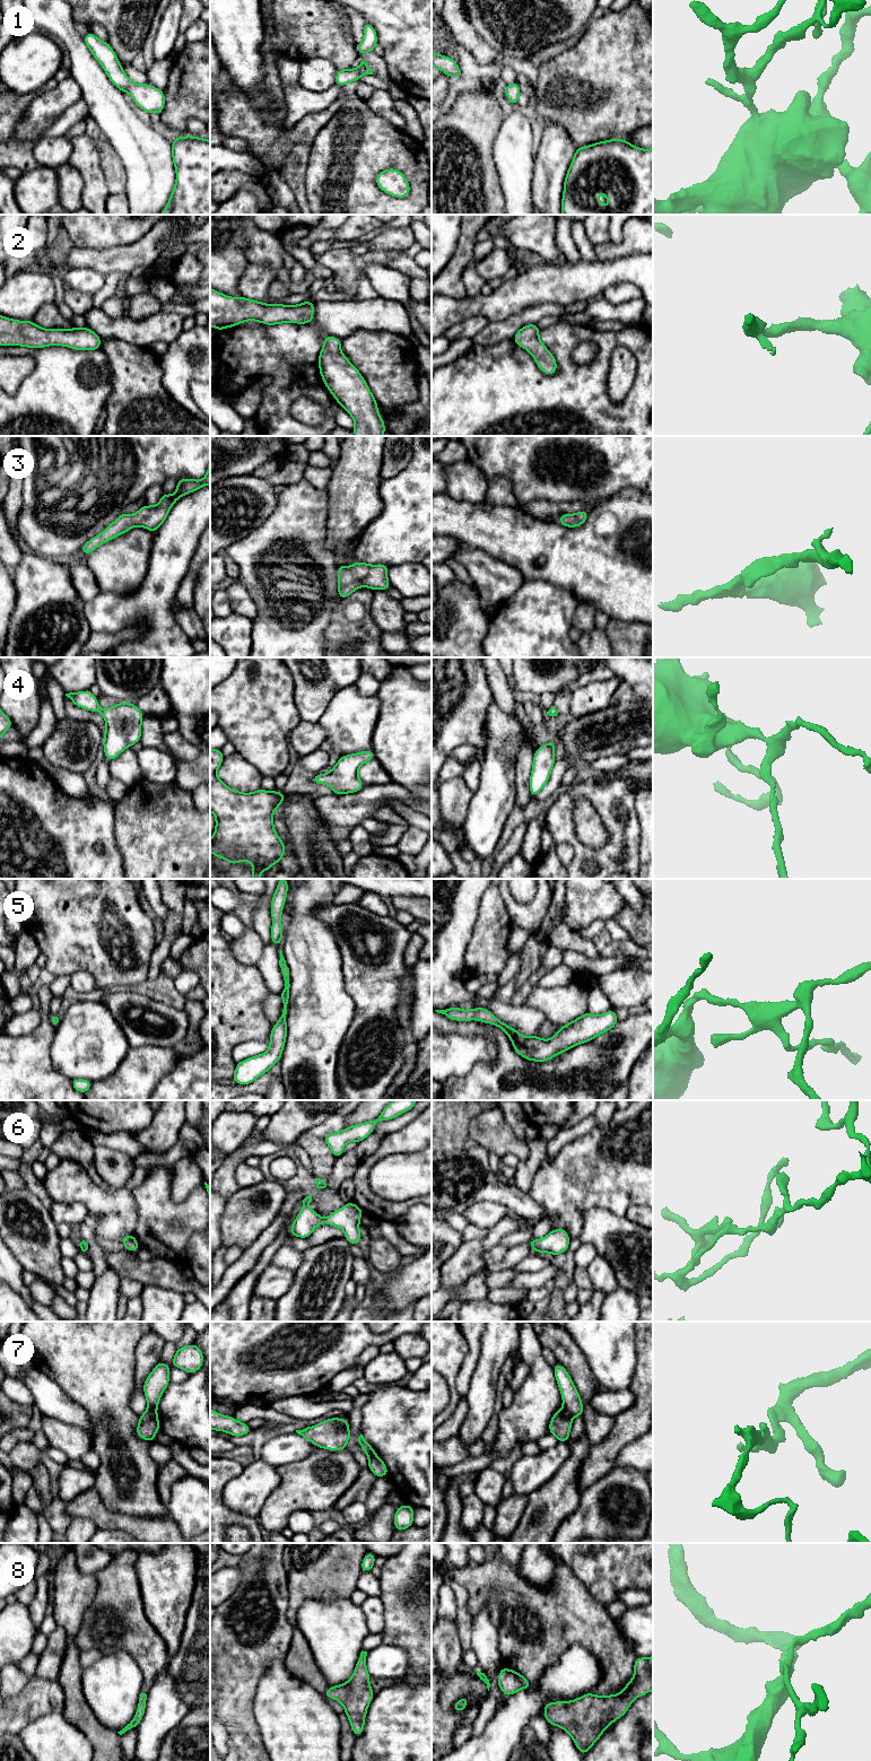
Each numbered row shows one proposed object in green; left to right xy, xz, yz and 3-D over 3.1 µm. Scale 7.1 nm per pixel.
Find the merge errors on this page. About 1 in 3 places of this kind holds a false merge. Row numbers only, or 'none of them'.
7

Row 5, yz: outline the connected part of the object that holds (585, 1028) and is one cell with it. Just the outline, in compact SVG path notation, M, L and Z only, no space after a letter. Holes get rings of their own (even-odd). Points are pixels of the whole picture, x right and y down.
M453 1006L435 1011L454 1021L478 1020L500 1028L509 1037L514 1051L523 1058L534 1062L549 1061L574 1046L593 1040L596 1036L612 1029L619 1021L612 1009L599 1015L585 1012L569 1023L560 1026L557 1034L550 1039L545 1040L535 1035L532 1037L524 1037L485 1008L462 1010L458 1006Z

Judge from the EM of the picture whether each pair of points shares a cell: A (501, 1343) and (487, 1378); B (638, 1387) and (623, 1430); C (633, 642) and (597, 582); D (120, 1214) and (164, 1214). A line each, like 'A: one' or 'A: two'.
A: one
B: one
C: two
D: two

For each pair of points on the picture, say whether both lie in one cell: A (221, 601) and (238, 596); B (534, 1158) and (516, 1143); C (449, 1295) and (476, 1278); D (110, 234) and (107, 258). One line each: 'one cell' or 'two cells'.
A: two cells
B: two cells
C: one cell
D: two cells

